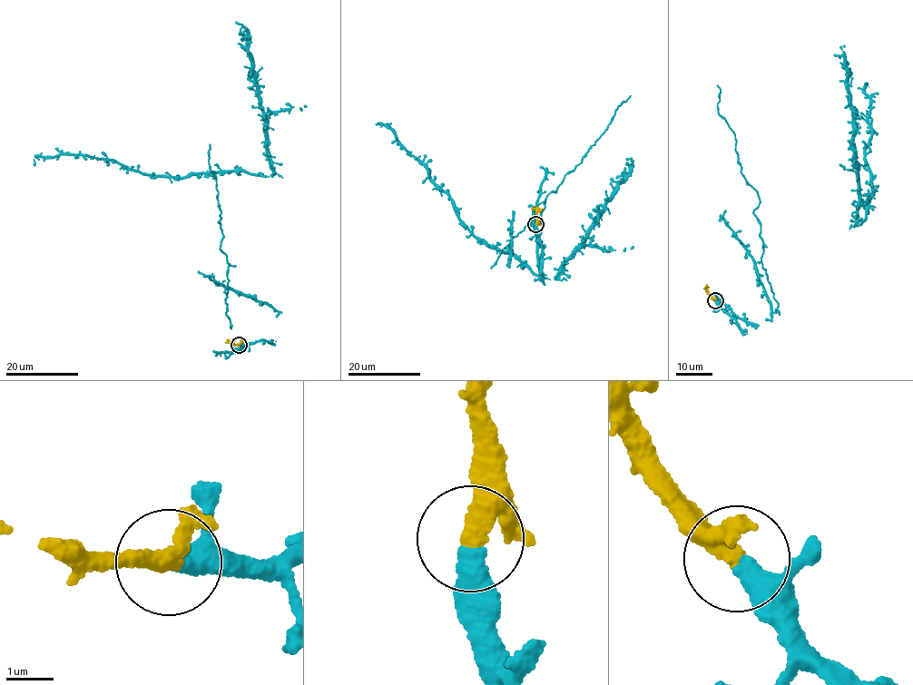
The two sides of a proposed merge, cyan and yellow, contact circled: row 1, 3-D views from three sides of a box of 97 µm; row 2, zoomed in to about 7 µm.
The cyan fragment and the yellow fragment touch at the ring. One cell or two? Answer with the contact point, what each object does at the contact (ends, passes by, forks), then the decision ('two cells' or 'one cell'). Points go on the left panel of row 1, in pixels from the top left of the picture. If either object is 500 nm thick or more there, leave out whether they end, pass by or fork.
at (239, 345); cyan passes by; yellow passes by; one cell

